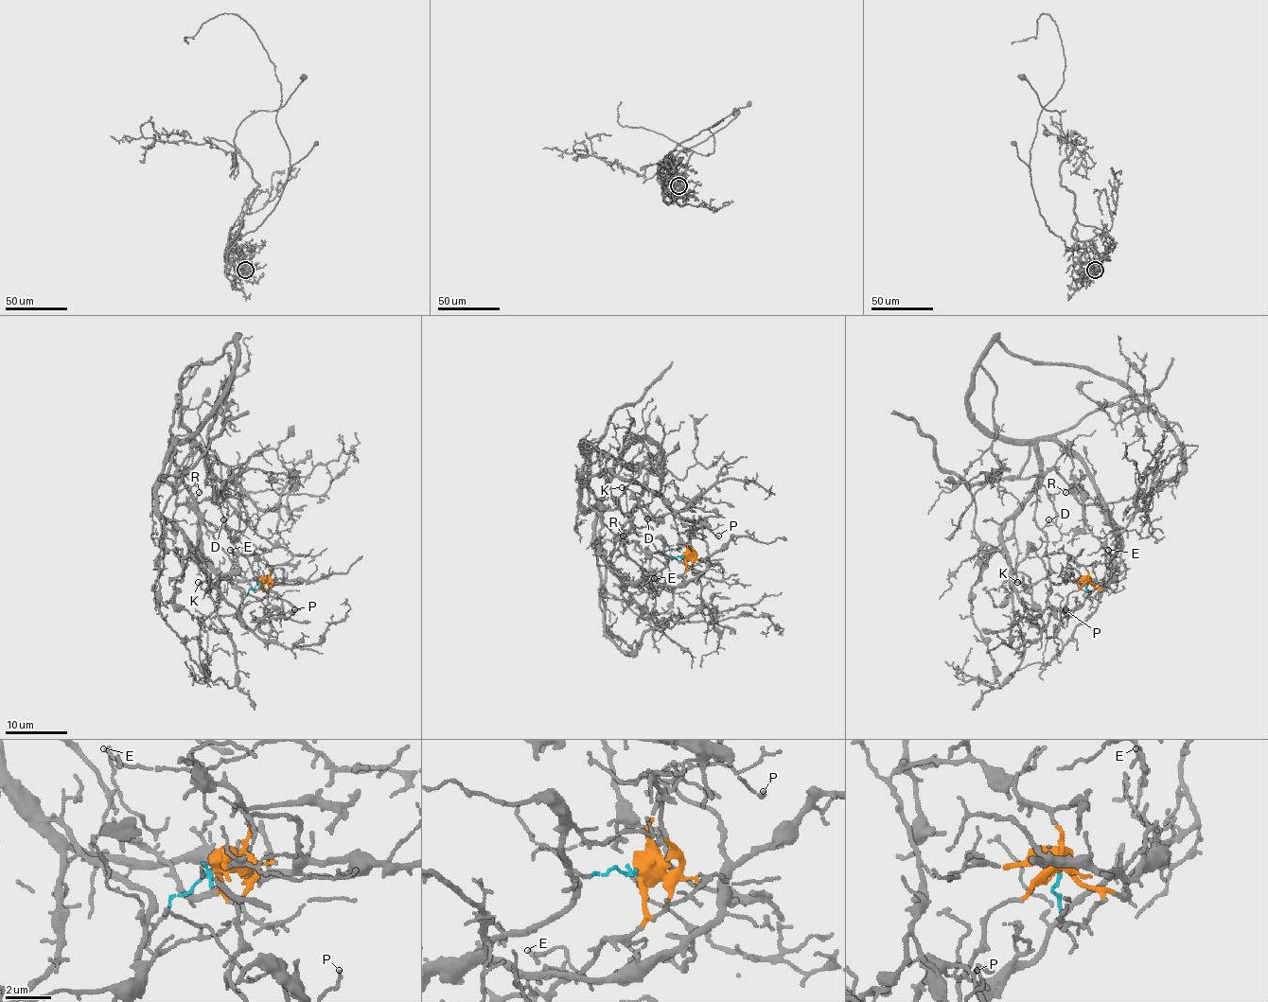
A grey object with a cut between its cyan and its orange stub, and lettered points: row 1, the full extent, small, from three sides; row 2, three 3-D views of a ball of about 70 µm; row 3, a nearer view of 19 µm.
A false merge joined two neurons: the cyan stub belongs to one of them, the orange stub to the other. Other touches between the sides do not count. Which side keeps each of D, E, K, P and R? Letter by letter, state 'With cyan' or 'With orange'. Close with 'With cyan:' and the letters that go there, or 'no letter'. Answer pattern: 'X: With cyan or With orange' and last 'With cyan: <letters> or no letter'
D: With orange
E: With orange
K: With orange
P: With orange
R: With cyan
With cyan: R

